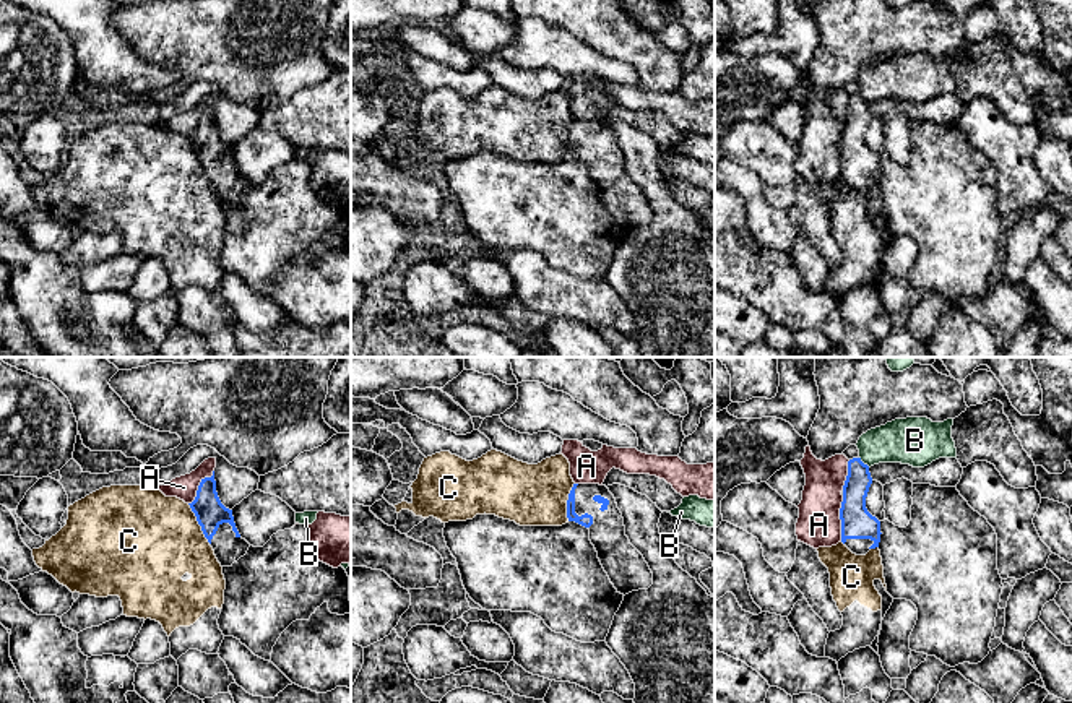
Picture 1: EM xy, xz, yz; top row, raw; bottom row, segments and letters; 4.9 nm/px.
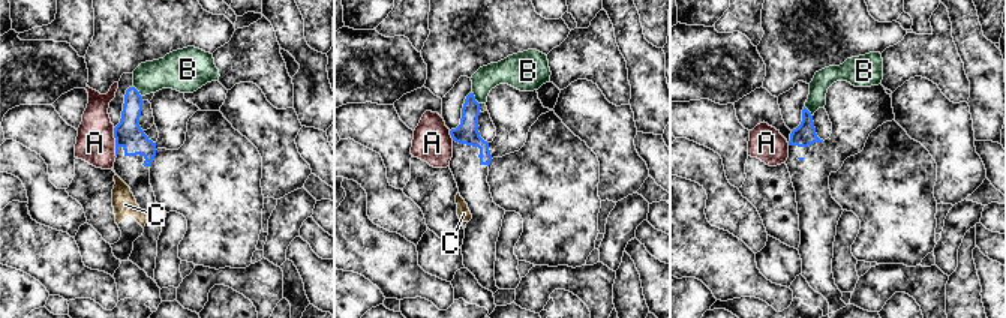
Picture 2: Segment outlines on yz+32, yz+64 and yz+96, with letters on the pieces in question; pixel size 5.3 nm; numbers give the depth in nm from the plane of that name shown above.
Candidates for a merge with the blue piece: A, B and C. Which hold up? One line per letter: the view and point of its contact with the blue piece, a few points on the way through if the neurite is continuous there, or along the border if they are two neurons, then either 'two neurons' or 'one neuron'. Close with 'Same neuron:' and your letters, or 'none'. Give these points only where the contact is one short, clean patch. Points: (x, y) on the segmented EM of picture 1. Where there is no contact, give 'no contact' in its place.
A: contact yz (840, 518); border yz (843, 495), (840, 541); two neurons
B: contact yz (863, 463); border yz (860, 457), (869, 466); two neurons
C: contact xy (198, 523); border xy (187, 504), (210, 543); two neurons
Same neuron: none

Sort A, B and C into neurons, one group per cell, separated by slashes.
A / B / C

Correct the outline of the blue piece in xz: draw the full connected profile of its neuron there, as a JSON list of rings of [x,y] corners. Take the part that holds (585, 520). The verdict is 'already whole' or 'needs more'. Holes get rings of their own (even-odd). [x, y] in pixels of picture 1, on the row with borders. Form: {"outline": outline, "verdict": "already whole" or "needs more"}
{"outline": [[[573,484],[567,518],[590,529],[590,541],[617,593],[625,596],[653,584],[653,573],[625,536],[622,513],[606,485]]], "verdict": "needs more"}

